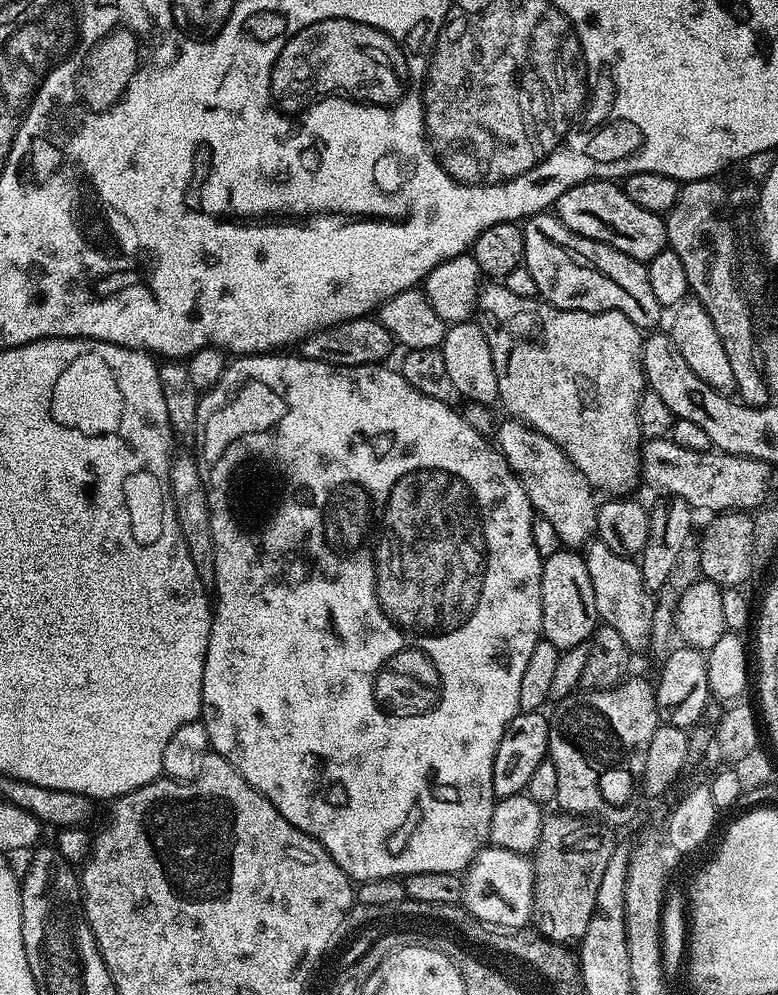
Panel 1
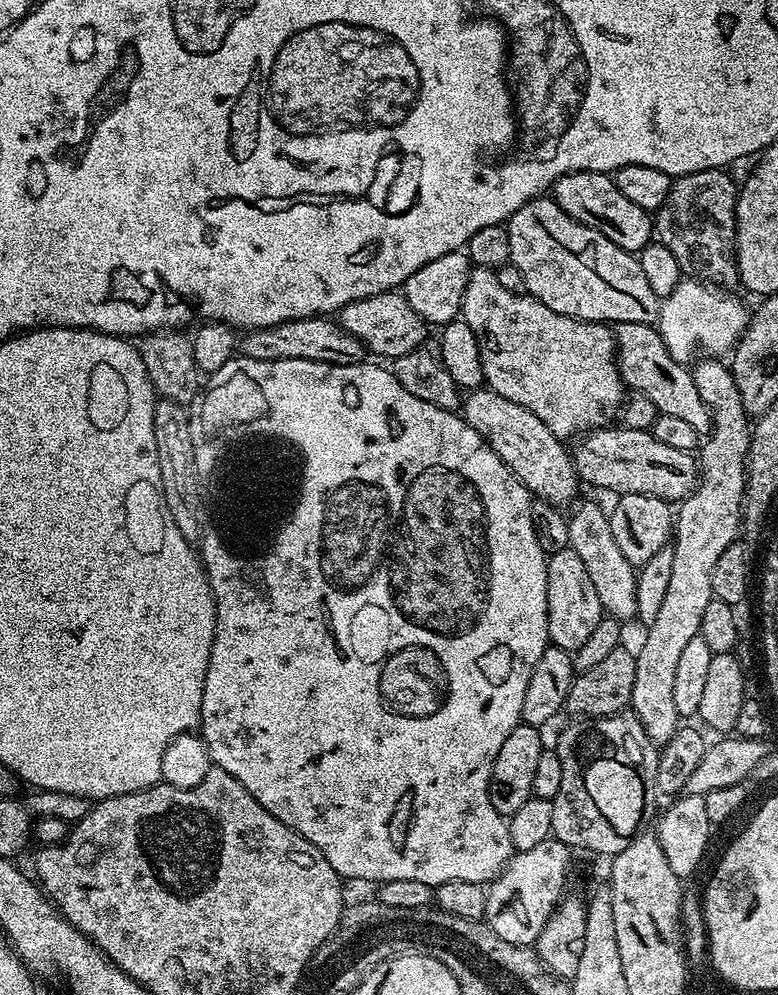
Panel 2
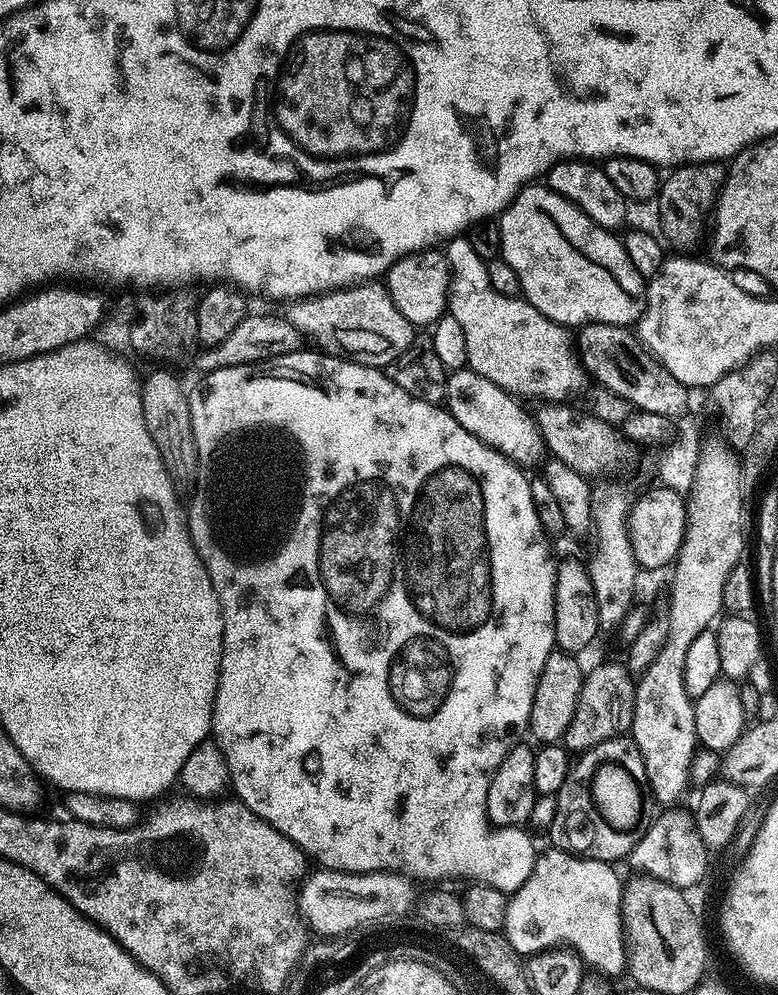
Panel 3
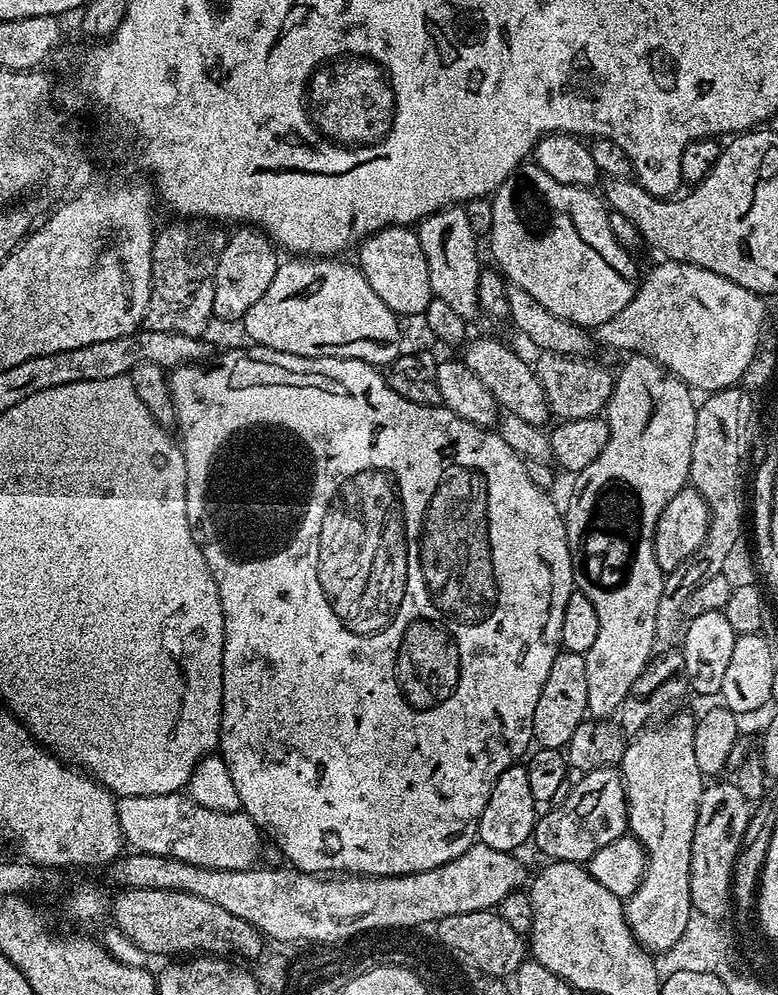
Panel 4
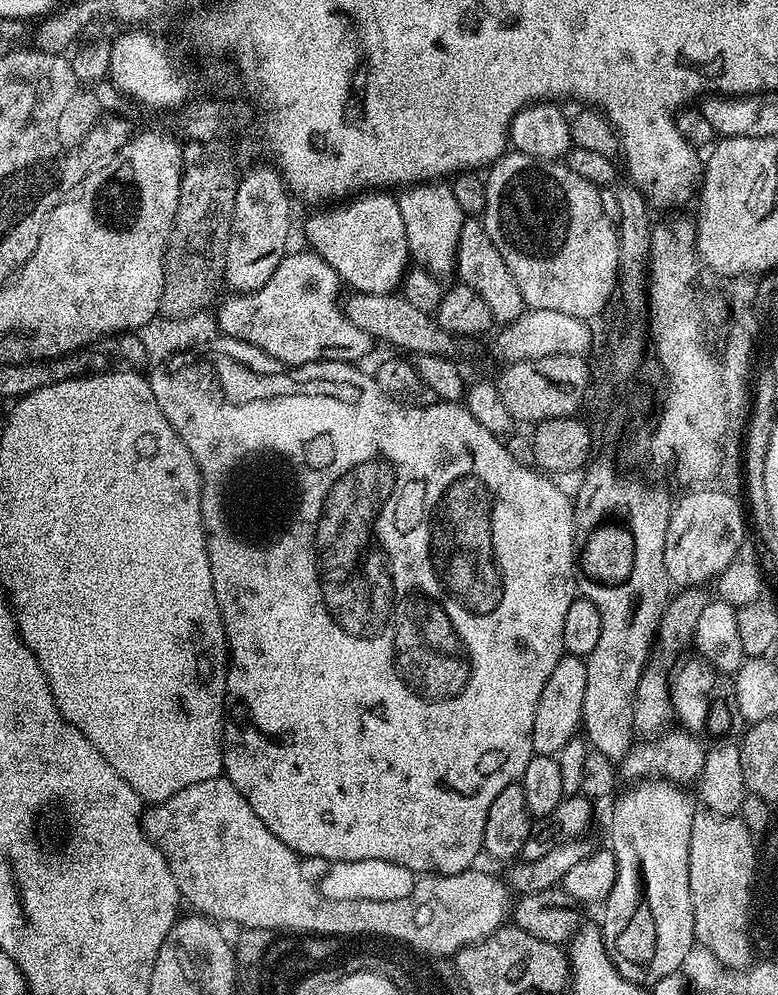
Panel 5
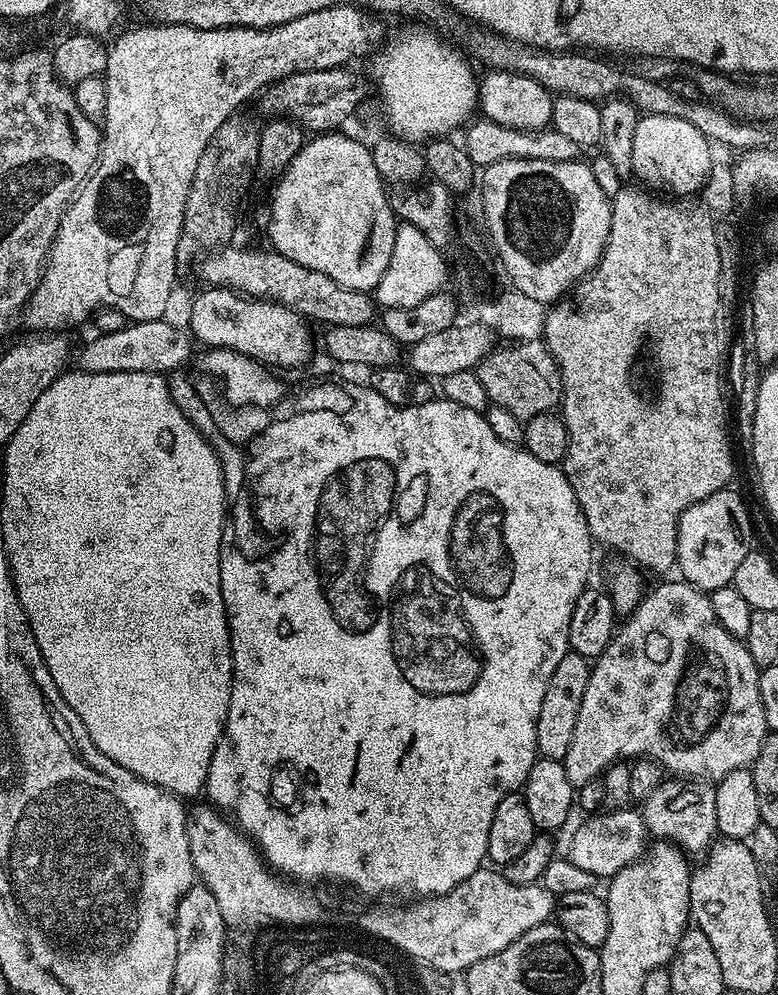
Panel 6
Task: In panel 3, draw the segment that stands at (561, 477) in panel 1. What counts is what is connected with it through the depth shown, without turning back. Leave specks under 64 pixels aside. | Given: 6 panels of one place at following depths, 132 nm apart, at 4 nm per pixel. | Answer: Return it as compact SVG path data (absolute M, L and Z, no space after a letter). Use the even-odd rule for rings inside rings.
M465 366L449 371L444 398L449 414L462 427L508 460L528 466L531 460L539 458L540 452L545 451L544 439L540 436L535 417L519 404L521 401L513 393L502 390L502 386L494 386L490 378L482 378L482 374L472 368Z

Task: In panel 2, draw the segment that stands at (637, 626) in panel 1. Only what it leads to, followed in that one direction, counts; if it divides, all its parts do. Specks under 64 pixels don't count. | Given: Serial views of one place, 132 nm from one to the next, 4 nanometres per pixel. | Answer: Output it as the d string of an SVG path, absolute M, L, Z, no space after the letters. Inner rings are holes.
M579 499L573 503L568 517L568 545L585 563L590 582L598 593L601 609L621 622L630 621L637 610L635 567L626 561L611 533L608 512L592 500Z

